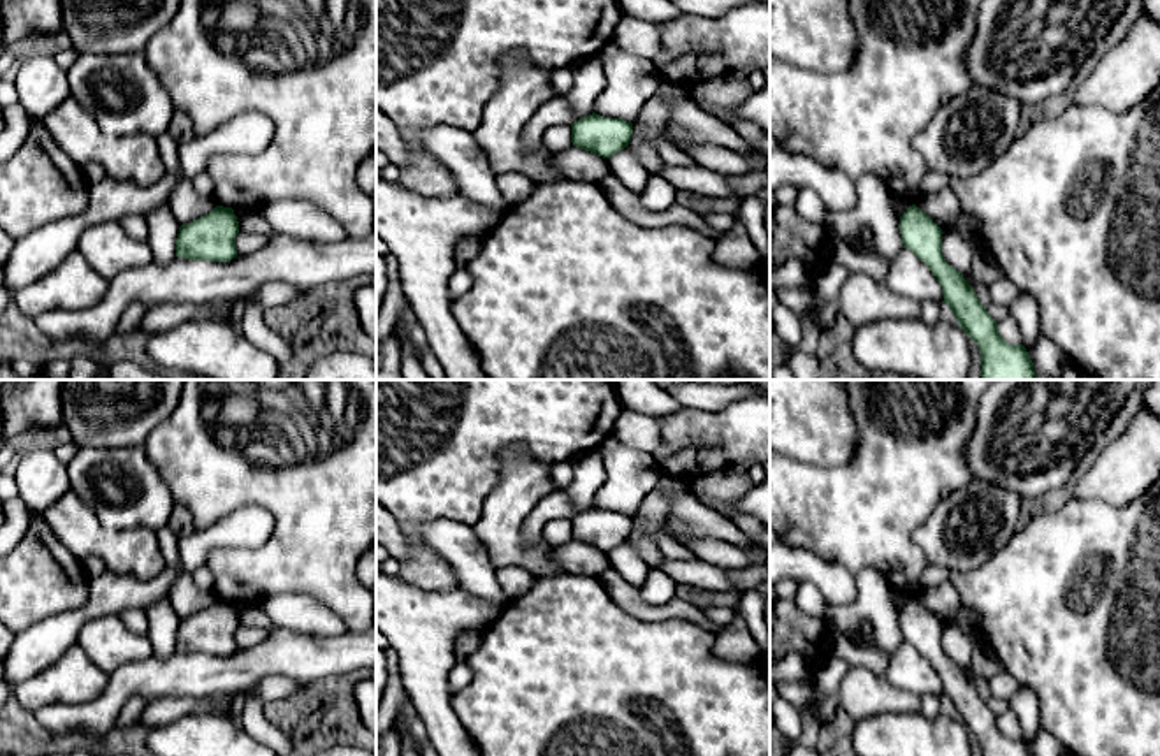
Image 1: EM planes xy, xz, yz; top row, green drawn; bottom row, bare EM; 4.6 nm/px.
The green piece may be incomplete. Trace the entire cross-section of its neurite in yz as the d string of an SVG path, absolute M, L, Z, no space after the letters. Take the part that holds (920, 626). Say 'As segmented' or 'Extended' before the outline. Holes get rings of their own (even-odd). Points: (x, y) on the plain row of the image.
As segmented. M916 598L900 610L903 642L921 652L942 680L944 694L965 728L979 740L981 756L1032 756L1023 738L1009 738L974 682L942 649L942 622Z

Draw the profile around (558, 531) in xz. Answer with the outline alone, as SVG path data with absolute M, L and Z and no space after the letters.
M554 519L547 522L541 529L541 538L552 547L561 547L573 540L571 536L571 520L569 519Z

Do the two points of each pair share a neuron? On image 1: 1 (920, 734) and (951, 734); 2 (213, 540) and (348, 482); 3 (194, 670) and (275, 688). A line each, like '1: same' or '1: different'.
1: same
2: different
3: different

